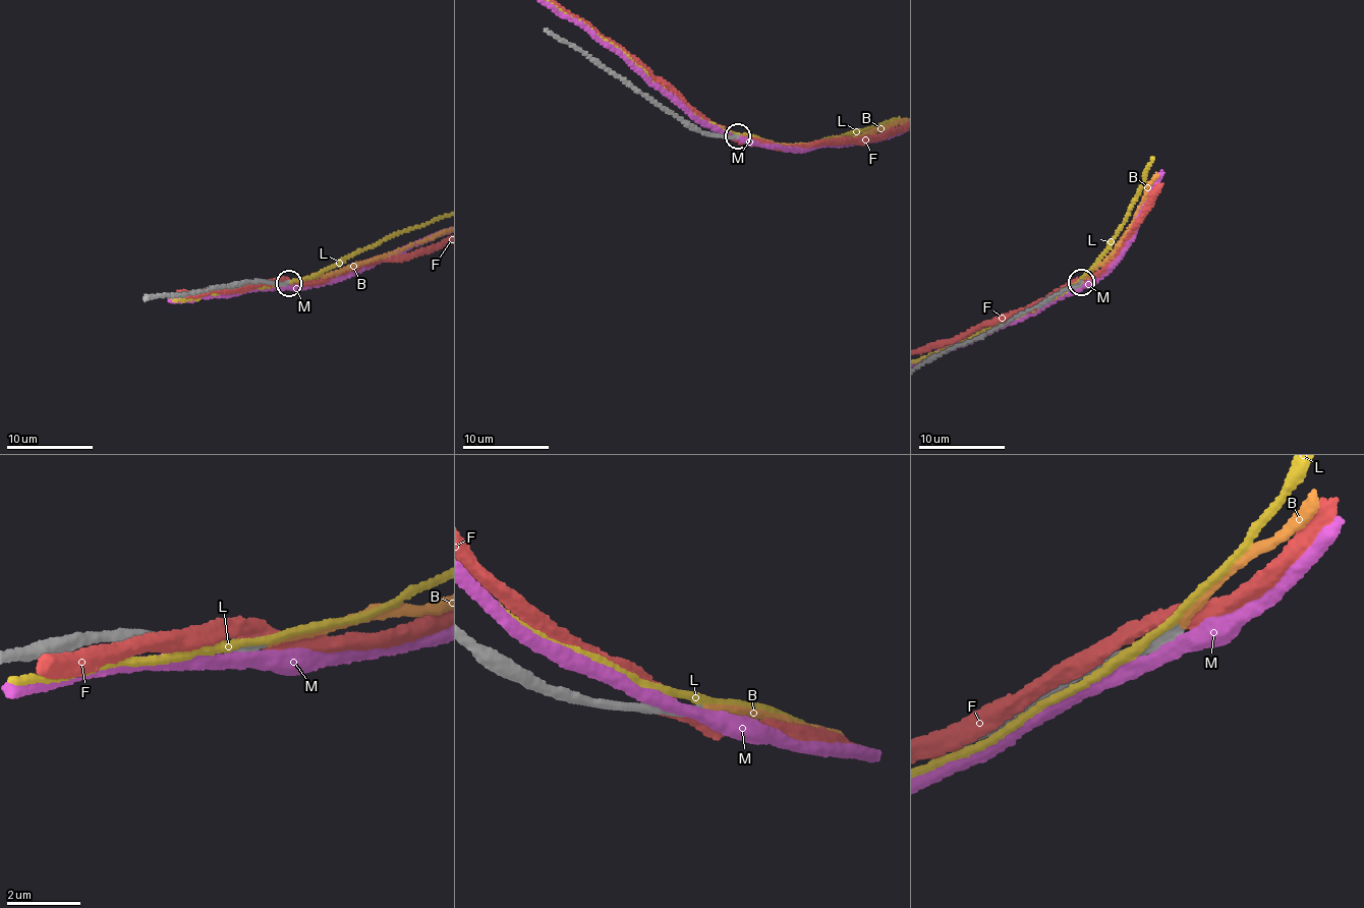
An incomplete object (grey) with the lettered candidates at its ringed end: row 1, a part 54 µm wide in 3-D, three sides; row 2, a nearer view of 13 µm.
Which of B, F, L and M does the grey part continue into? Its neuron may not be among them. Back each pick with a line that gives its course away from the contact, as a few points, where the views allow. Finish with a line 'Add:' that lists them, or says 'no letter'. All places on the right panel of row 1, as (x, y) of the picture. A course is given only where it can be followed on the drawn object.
Add: B

